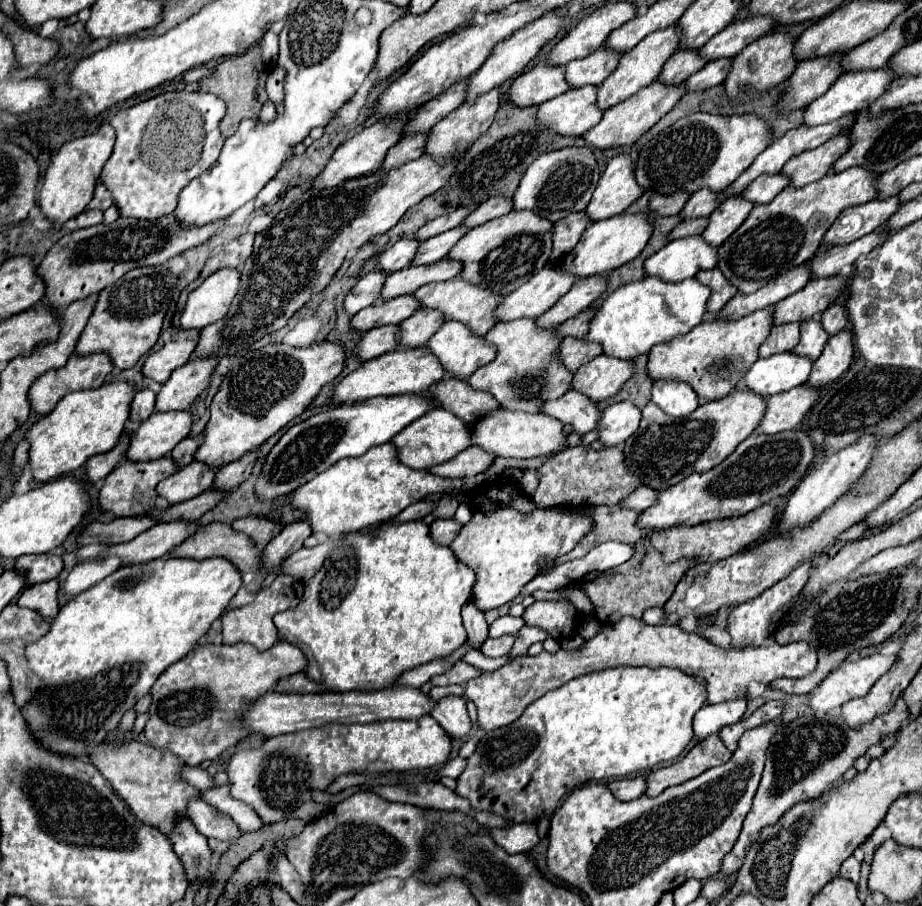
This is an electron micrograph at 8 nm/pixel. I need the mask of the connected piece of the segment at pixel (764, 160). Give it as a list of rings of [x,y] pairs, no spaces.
[[[839,120],[825,124],[825,126],[817,126],[817,128],[797,126],[797,128],[789,130],[783,138],[775,140],[769,148],[765,148],[755,158],[755,162],[731,184],[729,190],[735,190],[735,194],[739,194],[739,190],[743,186],[749,186],[757,176],[781,172],[781,168],[785,166],[787,160],[801,154],[803,150],[811,150],[811,148],[825,144],[827,140],[831,140],[837,134],[841,134],[841,122]]]

